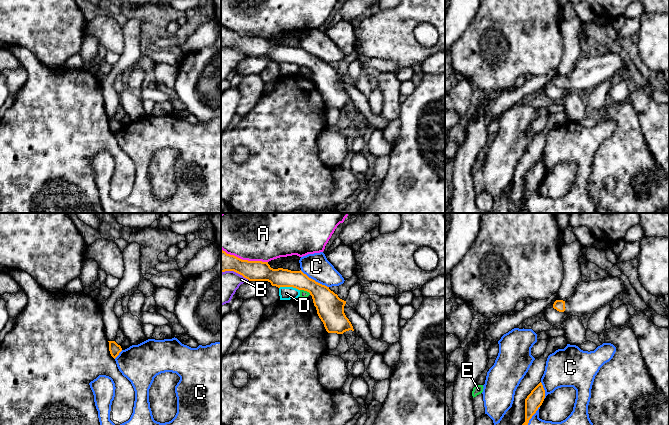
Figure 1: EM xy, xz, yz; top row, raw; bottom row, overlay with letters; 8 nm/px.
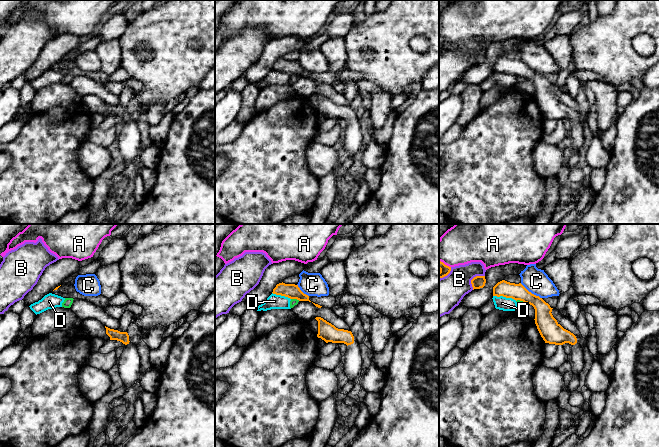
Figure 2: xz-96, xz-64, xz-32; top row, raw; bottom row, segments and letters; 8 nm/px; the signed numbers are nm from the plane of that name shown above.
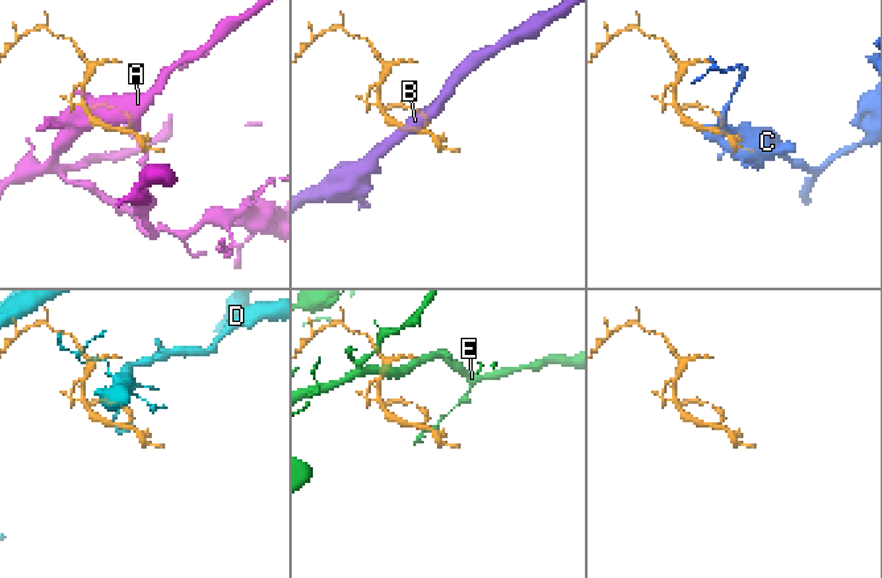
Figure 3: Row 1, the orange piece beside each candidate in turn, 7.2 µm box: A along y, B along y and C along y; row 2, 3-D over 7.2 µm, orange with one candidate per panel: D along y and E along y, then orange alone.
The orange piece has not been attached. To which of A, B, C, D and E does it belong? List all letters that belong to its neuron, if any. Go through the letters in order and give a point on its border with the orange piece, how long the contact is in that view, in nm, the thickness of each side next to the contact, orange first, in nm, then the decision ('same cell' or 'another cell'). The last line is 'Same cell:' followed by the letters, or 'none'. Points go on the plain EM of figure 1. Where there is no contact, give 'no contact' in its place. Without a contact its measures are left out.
A: meets orange in xz at (244, 36); contact 400 nm long; 160 nm thick on the orange side, 300 nm on the other; another cell
B: meets orange in xz at (235, 47); contact 240 nm long; 160 nm thick on the orange side, 240 nm on the other; another cell
C: meets orange in xz at (314, 56); contact 280 nm long; 220 nm thick on the orange side, 200 nm on the other; another cell
D: meets orange in xz at (289, 62); contact 170 nm long; 150 nm thick on the orange side, 110 nm on the other; another cell
E: meets orange in xz at (305, 66); contact 100 nm long; 220 nm thick on the orange side, 60 nm on the other; another cell
Same cell: none

